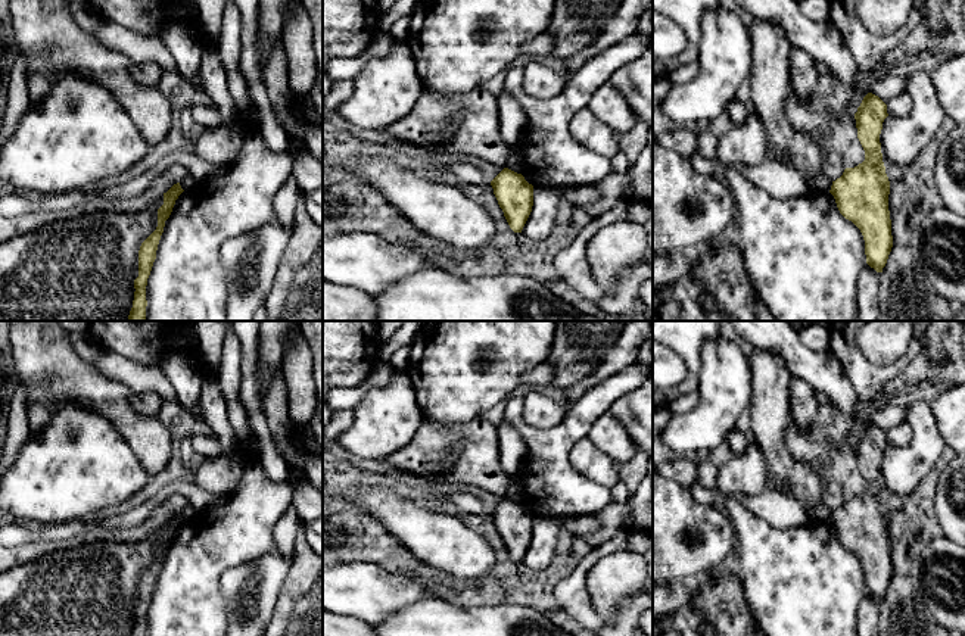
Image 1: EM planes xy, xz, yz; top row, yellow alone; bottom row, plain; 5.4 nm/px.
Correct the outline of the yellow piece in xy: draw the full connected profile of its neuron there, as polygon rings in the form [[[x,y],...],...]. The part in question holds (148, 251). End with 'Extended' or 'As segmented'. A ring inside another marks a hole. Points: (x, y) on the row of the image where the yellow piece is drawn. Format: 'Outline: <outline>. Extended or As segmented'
Outline: [[[180,183],[174,184],[166,193],[164,193],[164,205],[158,209],[158,227],[141,243],[138,250],[138,277],[134,280],[134,300],[128,315],[128,321],[146,321],[146,286],[150,275],[153,262],[156,259],[156,250],[164,233],[165,221],[169,218],[175,200],[184,190]]]. As segmented

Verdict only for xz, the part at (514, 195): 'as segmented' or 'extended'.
as segmented

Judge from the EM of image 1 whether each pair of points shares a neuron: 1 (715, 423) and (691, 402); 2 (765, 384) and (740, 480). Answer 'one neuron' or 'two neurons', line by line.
1: two neurons
2: two neurons

